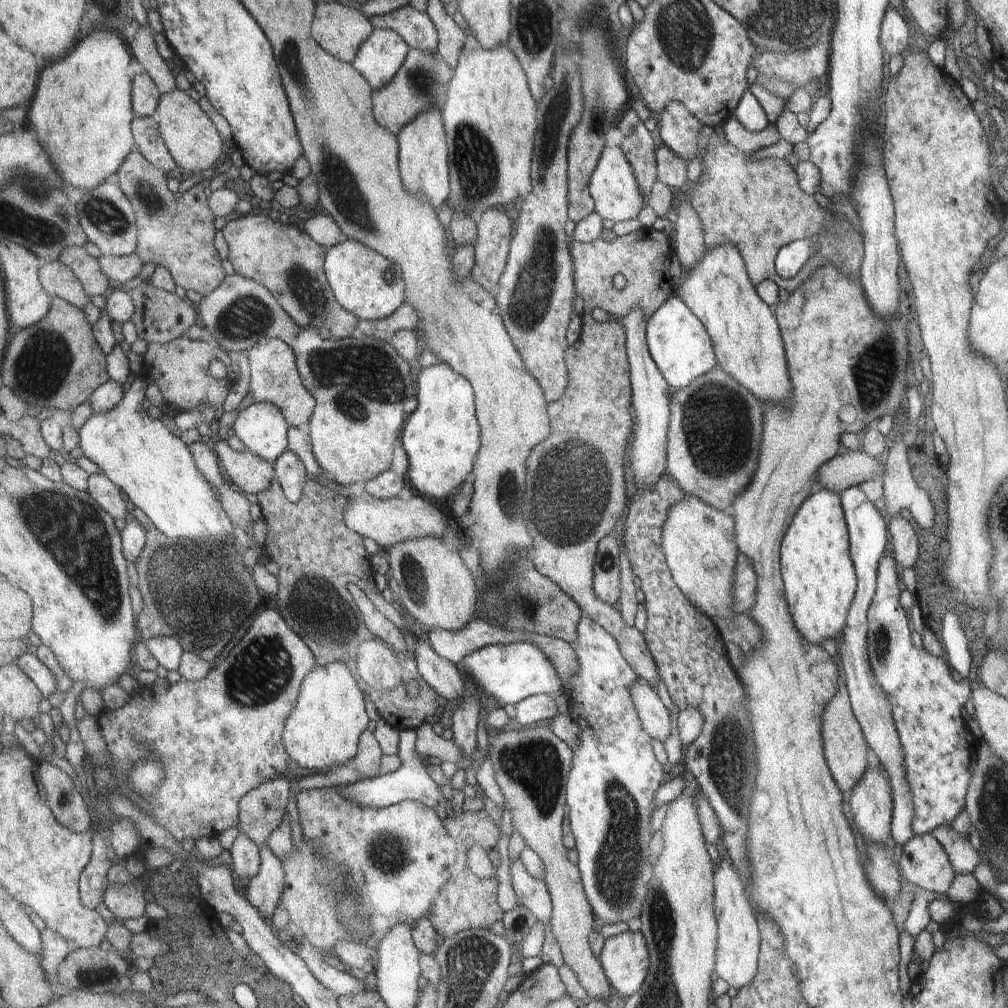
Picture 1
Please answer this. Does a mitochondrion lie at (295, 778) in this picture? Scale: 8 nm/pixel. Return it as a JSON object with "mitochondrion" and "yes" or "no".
{"mitochondrion":"no"}

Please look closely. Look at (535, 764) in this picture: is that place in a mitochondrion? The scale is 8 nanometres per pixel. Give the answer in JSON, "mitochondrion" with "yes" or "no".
{"mitochondrion":"yes"}

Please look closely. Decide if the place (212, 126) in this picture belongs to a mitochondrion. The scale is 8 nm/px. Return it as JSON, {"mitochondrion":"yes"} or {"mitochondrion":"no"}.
{"mitochondrion":"no"}

